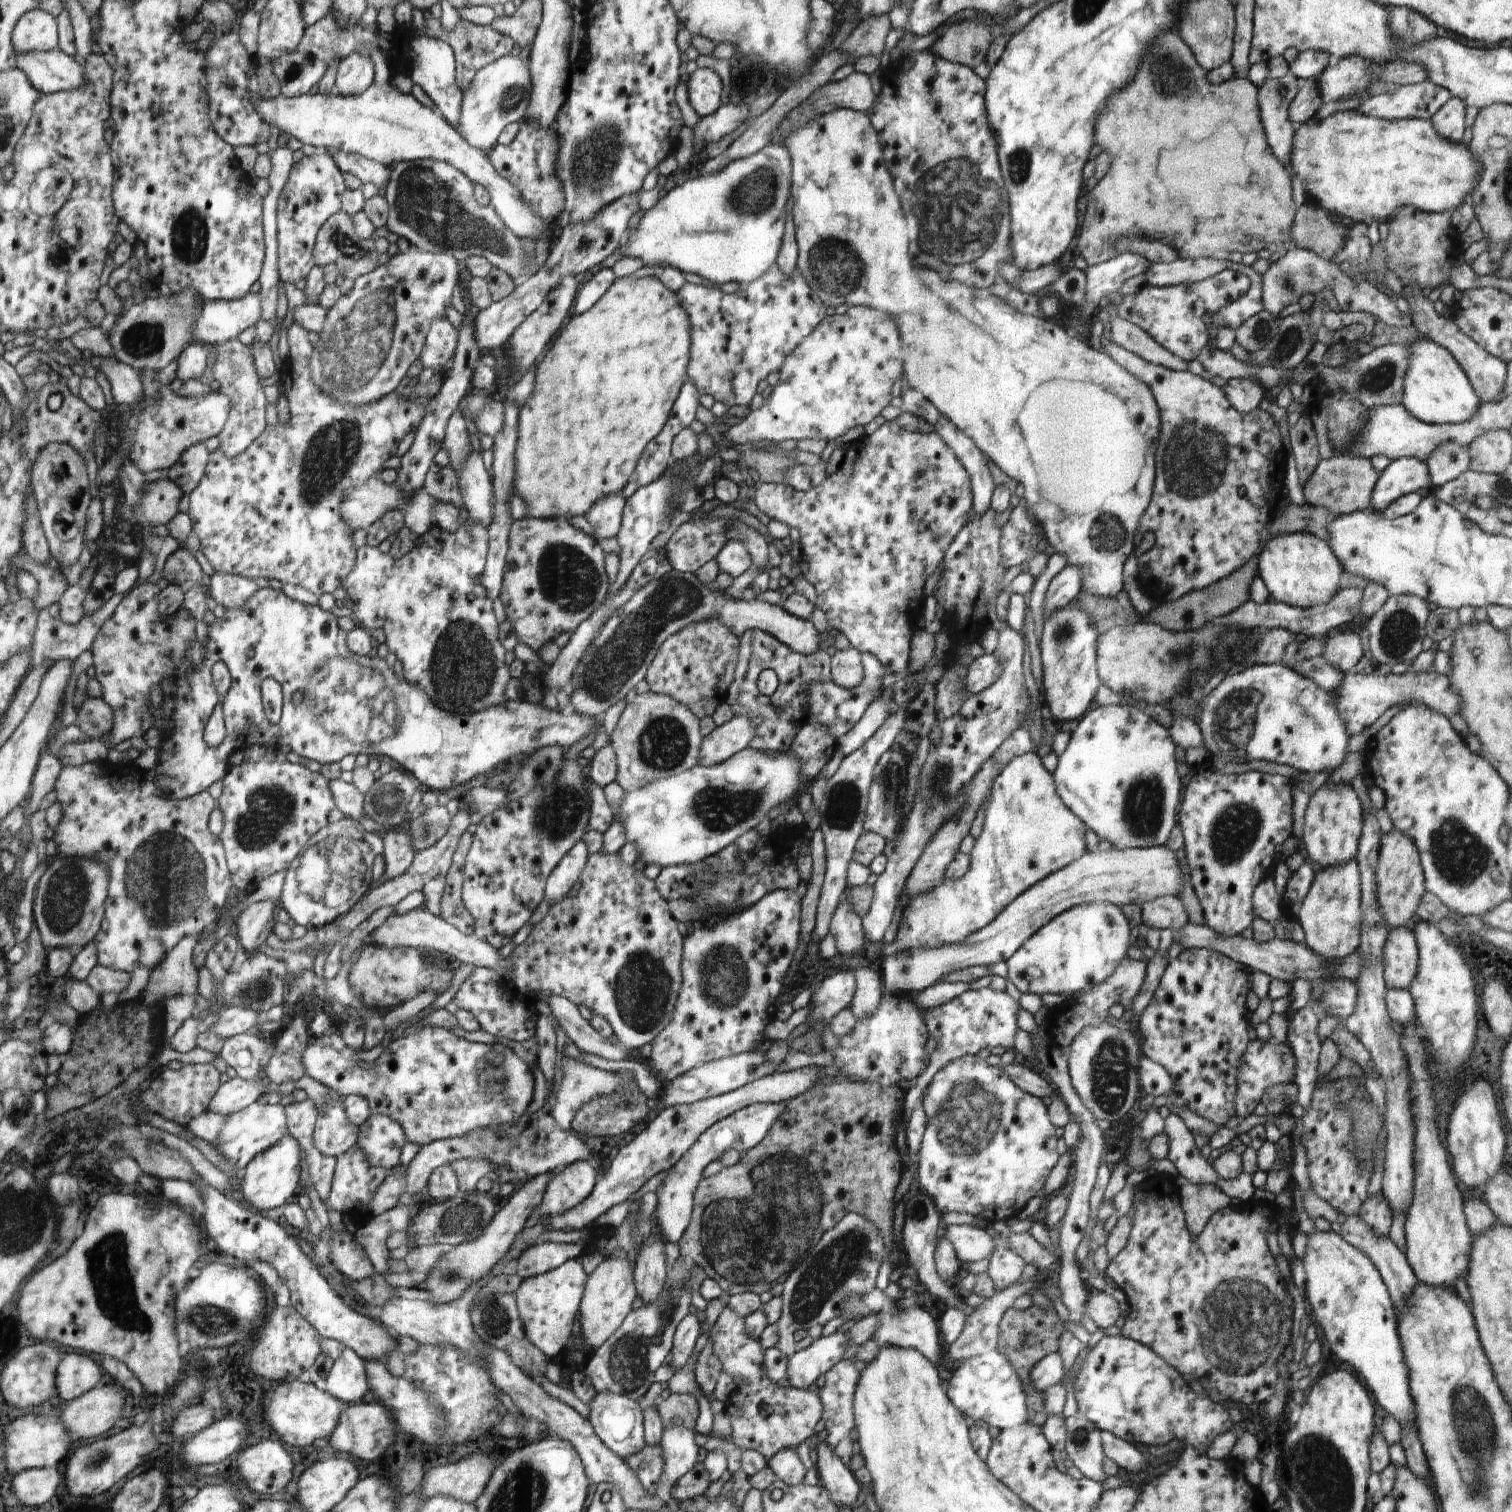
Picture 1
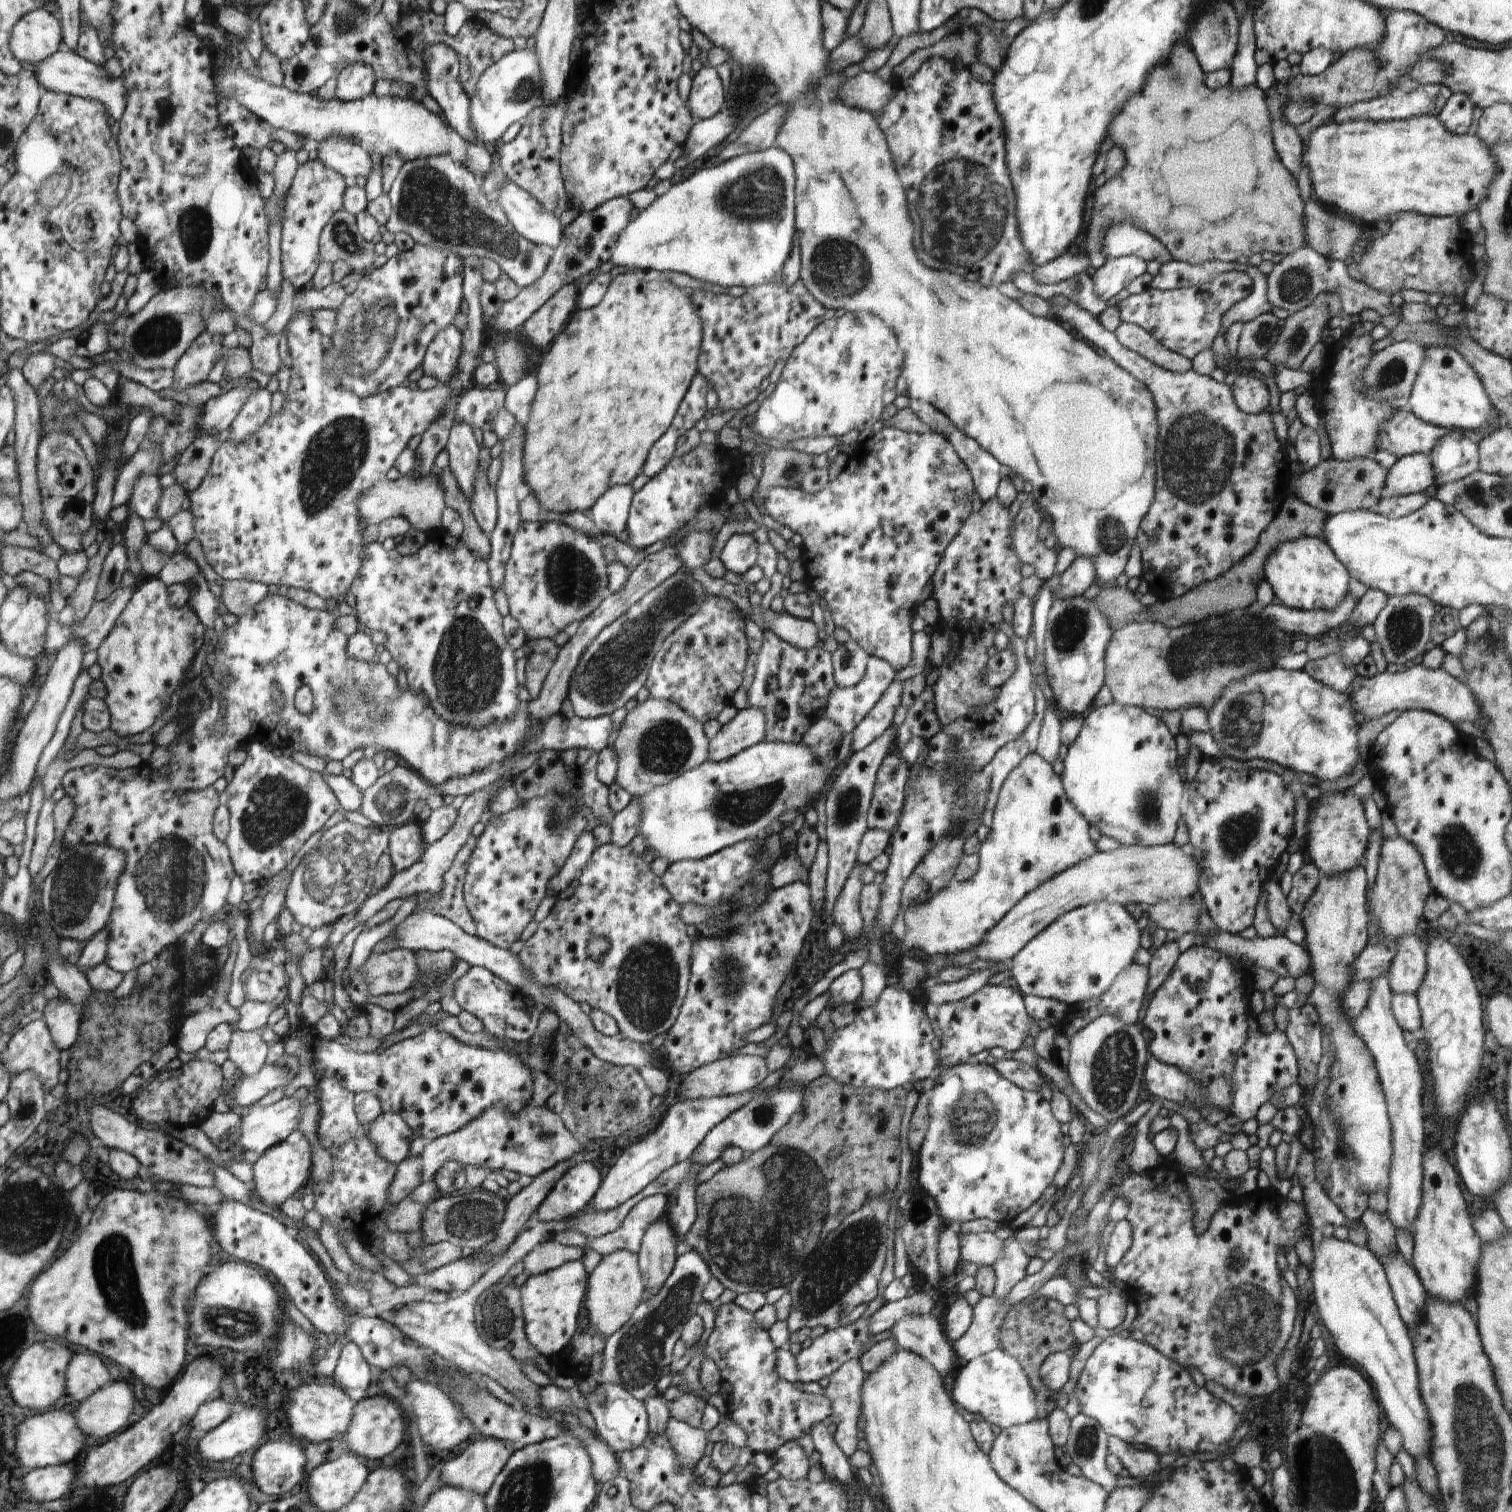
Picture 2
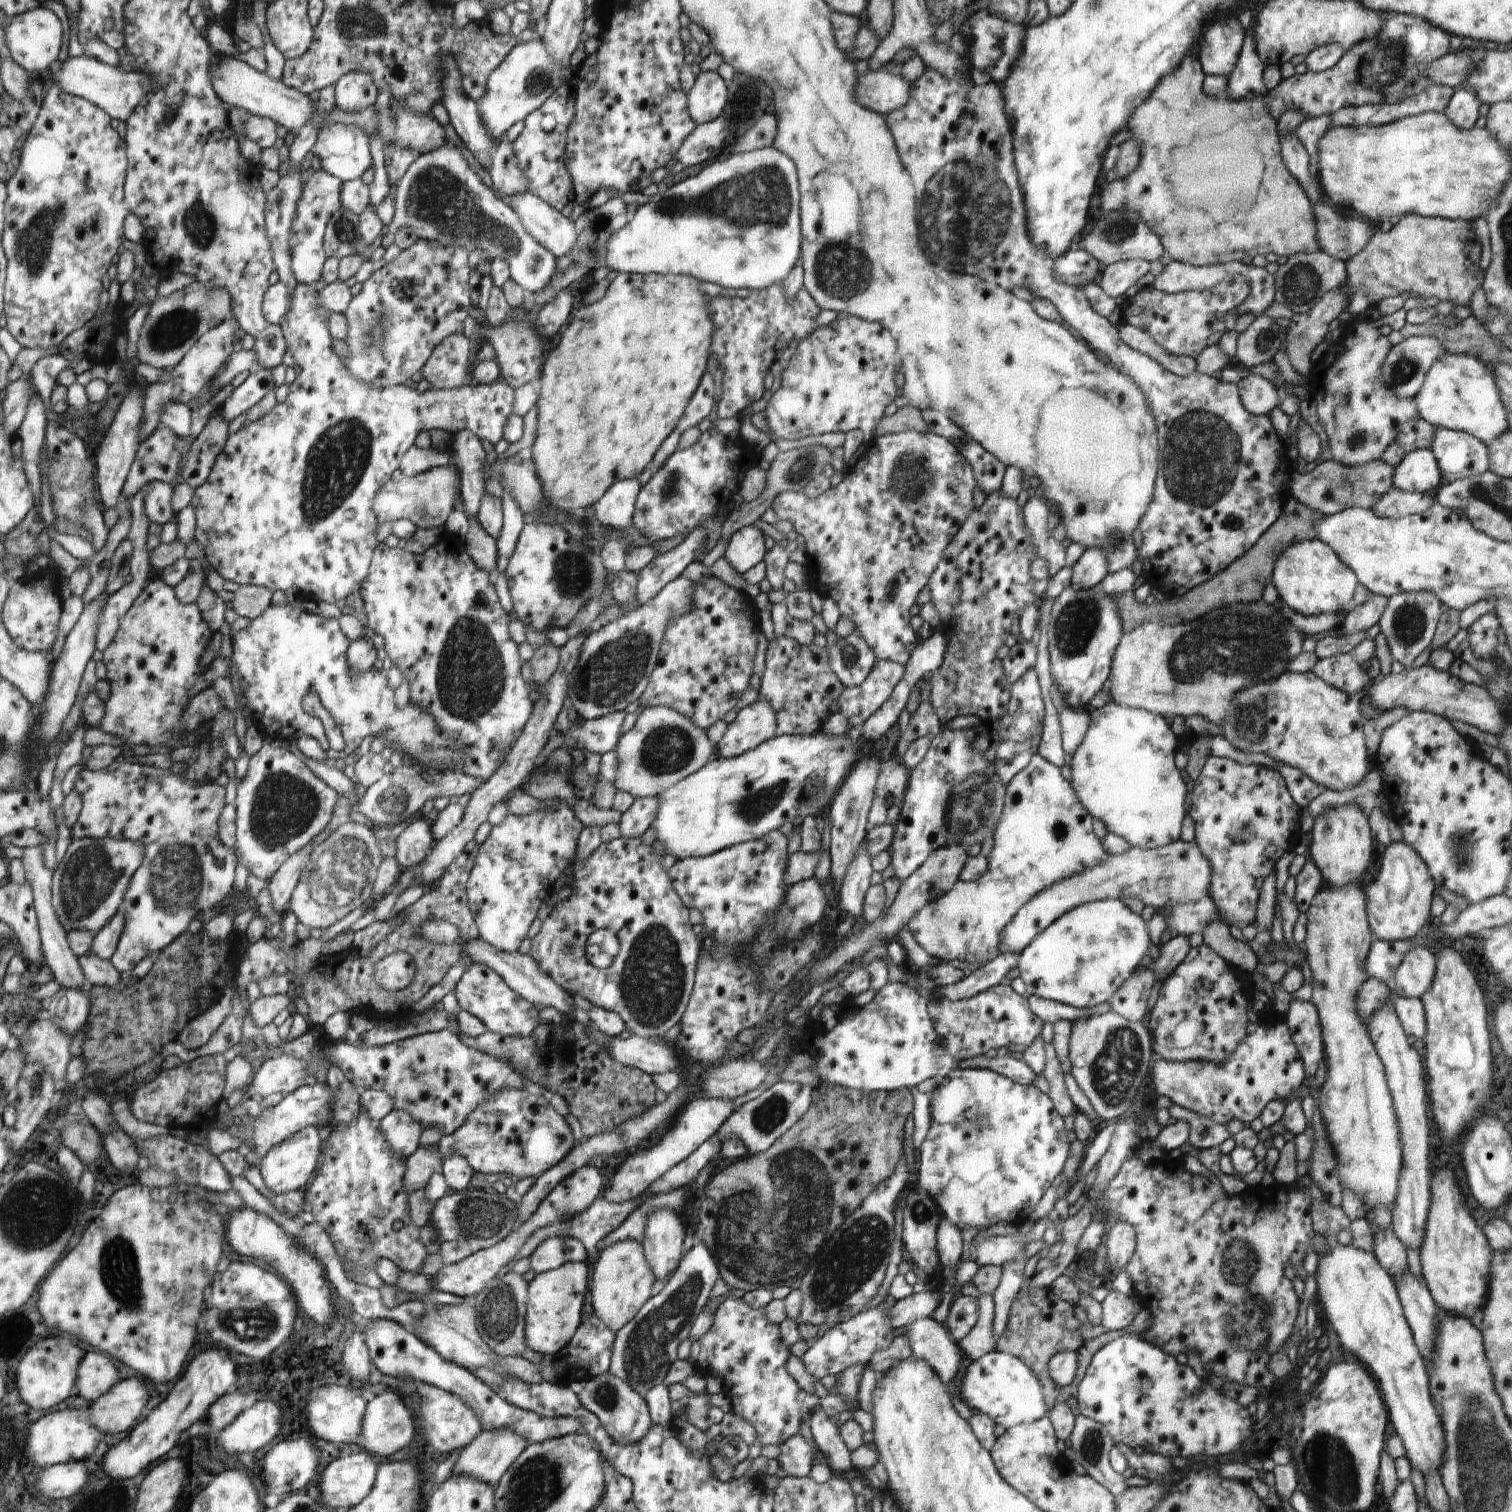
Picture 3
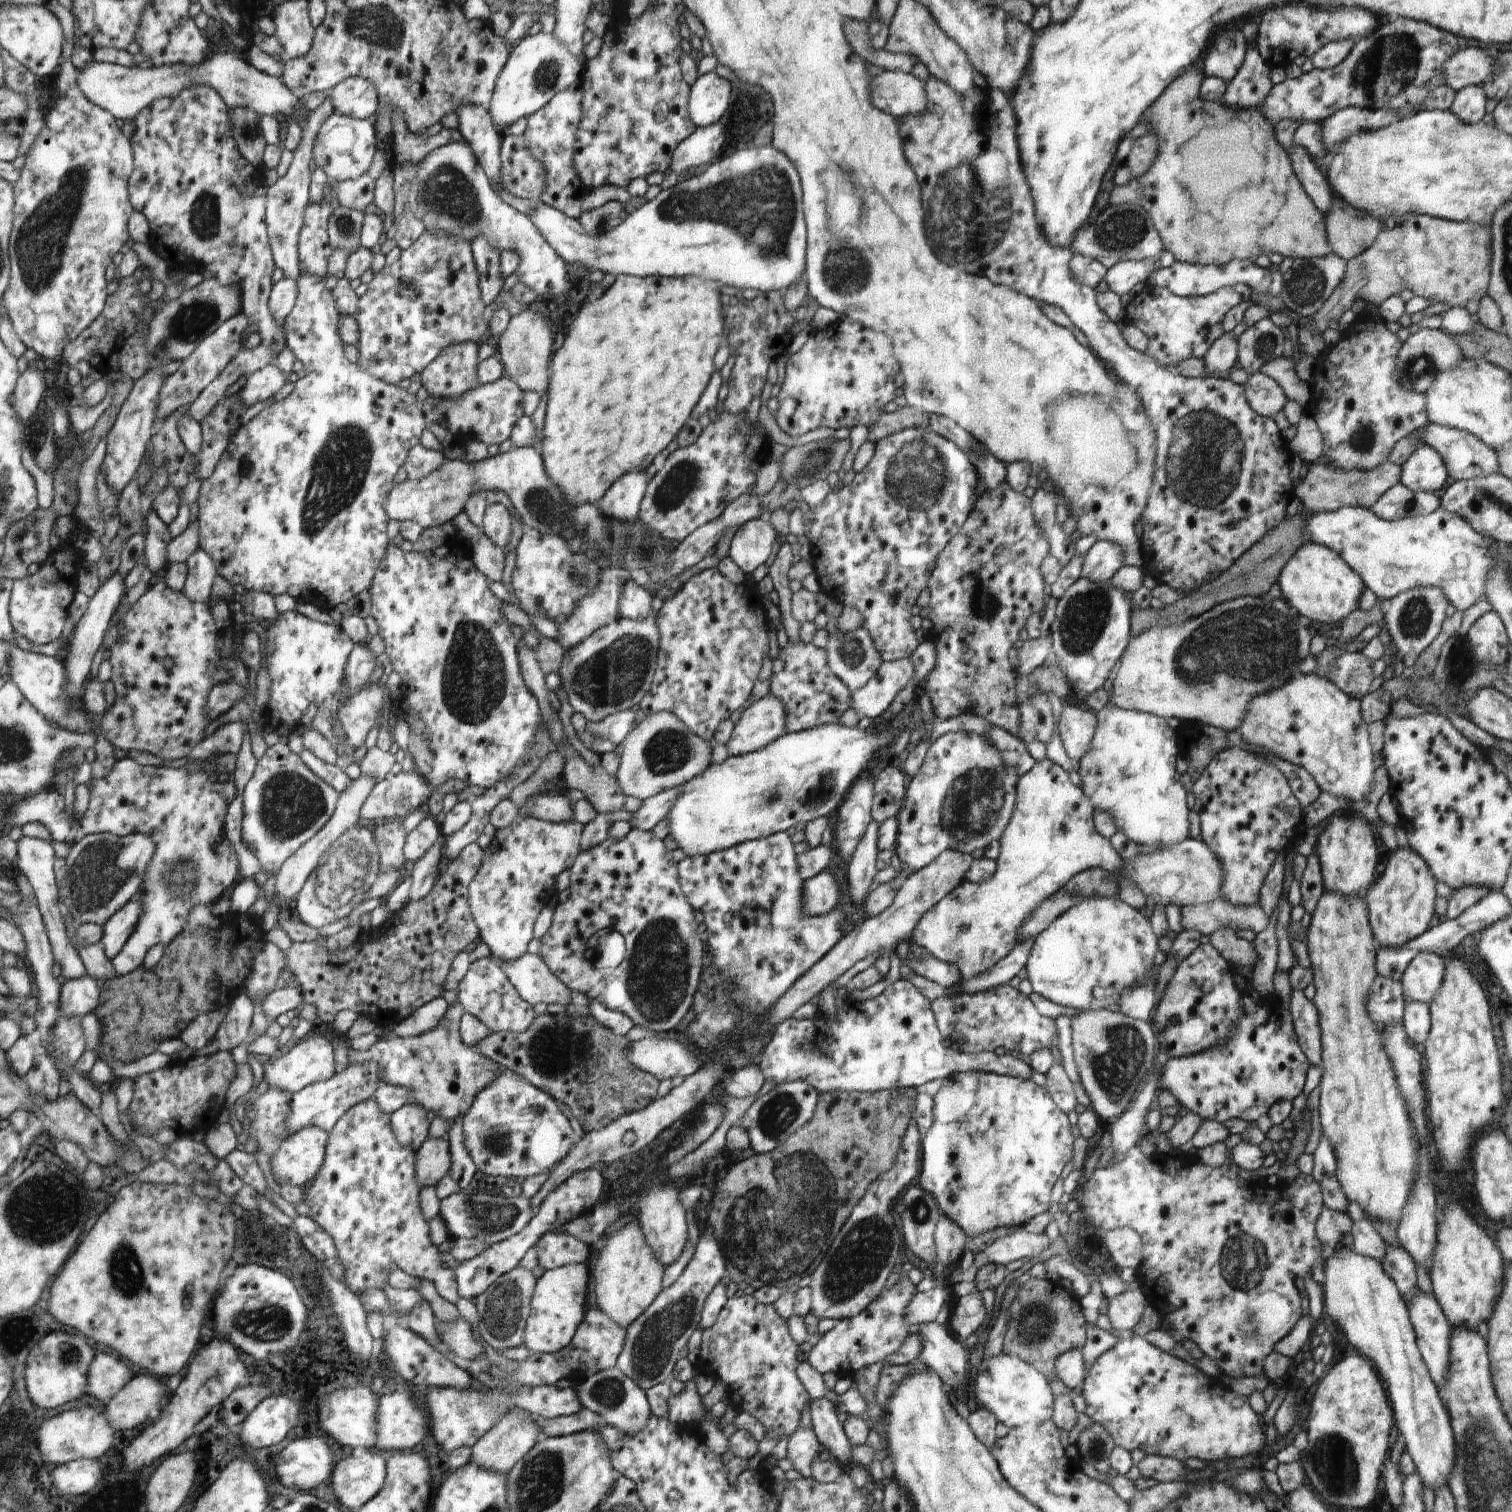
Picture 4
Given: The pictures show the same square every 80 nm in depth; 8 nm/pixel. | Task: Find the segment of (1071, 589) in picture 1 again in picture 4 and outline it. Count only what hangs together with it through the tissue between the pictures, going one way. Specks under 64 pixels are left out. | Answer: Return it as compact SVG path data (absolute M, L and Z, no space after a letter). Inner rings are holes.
M1096 541L1083 556L1081 576L1095 583L1109 581L1123 564L1123 551L1110 541Z

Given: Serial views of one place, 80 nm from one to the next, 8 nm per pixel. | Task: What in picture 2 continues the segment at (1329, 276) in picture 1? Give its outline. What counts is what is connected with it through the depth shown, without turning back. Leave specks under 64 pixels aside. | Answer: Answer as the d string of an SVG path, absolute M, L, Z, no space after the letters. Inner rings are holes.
M1308 245L1287 254L1267 275L1267 301L1274 308L1288 310L1290 315L1306 309L1320 293L1336 293L1341 300L1341 308L1348 316L1359 315L1362 310L1370 308L1383 317L1394 314L1398 309L1392 304L1389 294L1373 289L1363 280L1354 280L1344 262L1326 258Z

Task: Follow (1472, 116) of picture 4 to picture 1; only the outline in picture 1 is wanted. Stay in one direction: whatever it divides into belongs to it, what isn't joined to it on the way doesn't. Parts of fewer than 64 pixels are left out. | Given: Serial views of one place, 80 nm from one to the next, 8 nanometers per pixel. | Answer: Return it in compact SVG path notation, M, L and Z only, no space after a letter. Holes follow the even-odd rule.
M1452 95L1429 120L1442 138L1461 142L1466 128L1466 104L1458 96Z

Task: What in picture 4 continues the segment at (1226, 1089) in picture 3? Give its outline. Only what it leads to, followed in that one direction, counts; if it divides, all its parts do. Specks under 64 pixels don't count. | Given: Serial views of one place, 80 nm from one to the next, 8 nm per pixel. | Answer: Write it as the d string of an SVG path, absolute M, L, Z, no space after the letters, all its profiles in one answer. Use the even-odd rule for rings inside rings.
M1274 992L1259 997L1256 1012L1239 1018L1231 1036L1222 1044L1185 1057L1170 1057L1161 1068L1160 1084L1168 1090L1177 1102L1197 1114L1202 1119L1215 1120L1222 1124L1229 1118L1242 1118L1249 1123L1256 1122L1262 1114L1267 1113L1274 1102L1294 1100L1300 1094L1310 1066L1306 1055L1297 1045L1291 1012L1282 1008Z

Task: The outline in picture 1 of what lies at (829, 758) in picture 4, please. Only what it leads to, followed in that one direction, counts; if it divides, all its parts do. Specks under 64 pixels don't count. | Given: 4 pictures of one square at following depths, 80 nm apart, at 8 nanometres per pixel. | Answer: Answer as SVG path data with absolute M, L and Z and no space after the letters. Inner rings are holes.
M756 748L739 751L731 759L715 766L696 765L674 777L656 780L644 788L624 791L622 806L614 812L614 818L624 822L626 843L632 842L638 848L639 858L646 865L658 864L662 869L678 864L695 864L723 851L740 836L754 829L761 821L768 818L774 806L794 798L800 782L800 764L794 756L768 754Z

